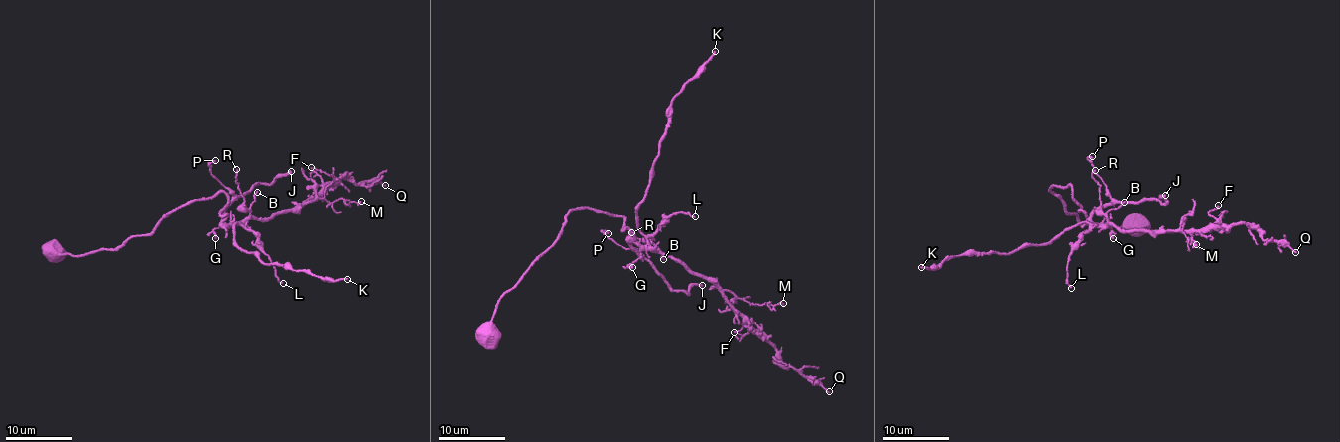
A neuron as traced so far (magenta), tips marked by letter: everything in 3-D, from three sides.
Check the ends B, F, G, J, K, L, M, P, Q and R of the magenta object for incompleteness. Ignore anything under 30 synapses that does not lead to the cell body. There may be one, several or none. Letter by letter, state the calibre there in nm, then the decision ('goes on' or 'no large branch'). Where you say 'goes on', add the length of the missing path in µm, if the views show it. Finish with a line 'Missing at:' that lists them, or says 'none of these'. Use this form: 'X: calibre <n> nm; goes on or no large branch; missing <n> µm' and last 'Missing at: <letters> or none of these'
B: calibre 100 nm; no large branch
F: calibre 150 nm; no large branch
G: calibre 180 nm; no large branch
J: calibre 240 nm; goes on; missing 40 µm
K: calibre 150 nm; no large branch
L: calibre 100 nm; no large branch
M: calibre 170 nm; no large branch
P: calibre 150 nm; no large branch
Q: calibre 130 nm; no large branch
R: calibre 110 nm; no large branch
Missing at: J

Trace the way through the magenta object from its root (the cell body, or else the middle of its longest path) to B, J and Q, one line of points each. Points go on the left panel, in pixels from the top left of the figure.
B: (55, 249), (112, 250), (219, 192), (228, 200), (224, 221), (243, 222), (257, 192)
J: (55, 249), (112, 250), (219, 192), (228, 200), (223, 220), (253, 185), (291, 171)
Q: (55, 249), (112, 250), (219, 192), (228, 200), (227, 223), (297, 210), (344, 173), (385, 185)

